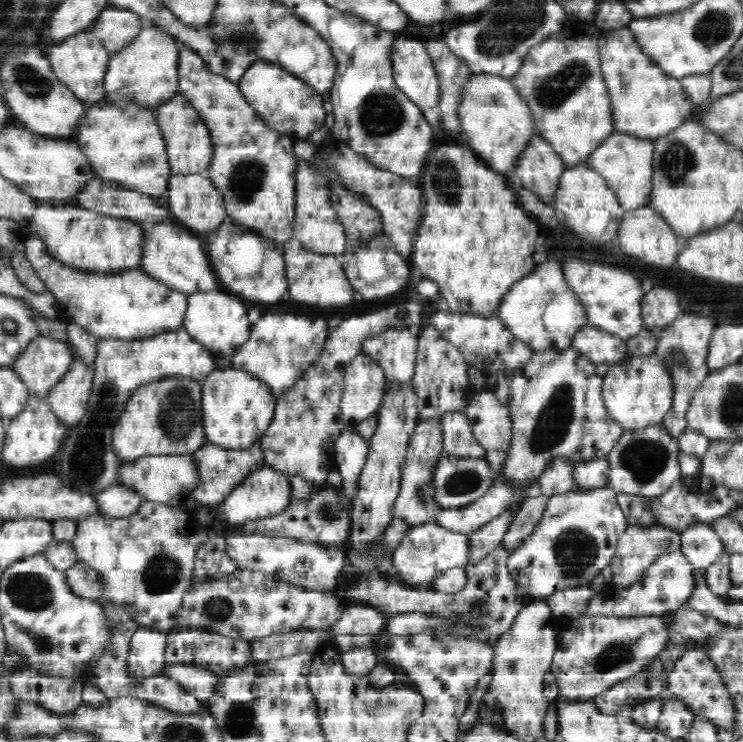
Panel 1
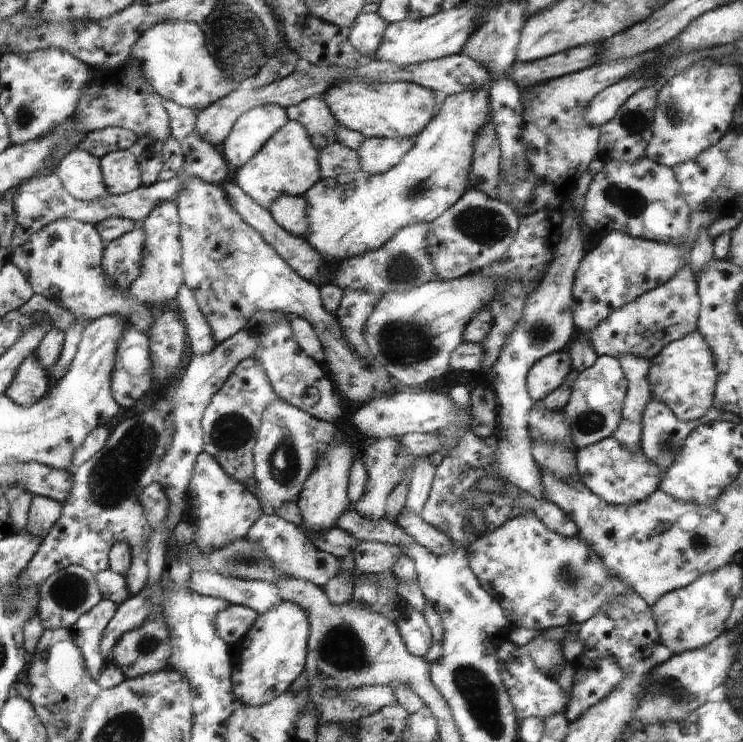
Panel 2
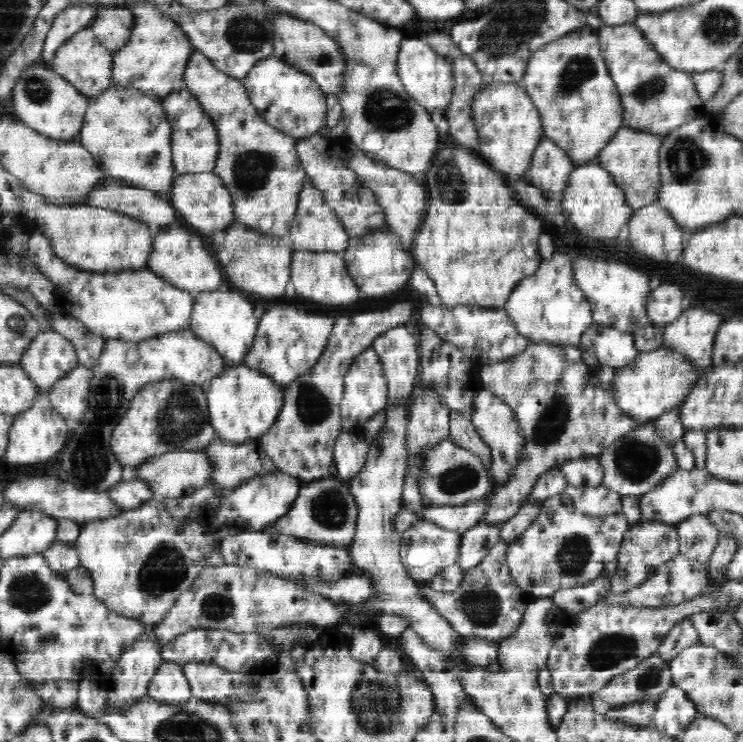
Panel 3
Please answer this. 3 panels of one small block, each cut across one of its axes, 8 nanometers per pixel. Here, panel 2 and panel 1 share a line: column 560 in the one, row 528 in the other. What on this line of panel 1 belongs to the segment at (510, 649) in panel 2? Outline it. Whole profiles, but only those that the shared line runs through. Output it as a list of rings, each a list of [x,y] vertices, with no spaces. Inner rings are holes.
[[[711,523],[692,524],[680,534],[681,552],[694,567],[710,568],[712,562],[726,550]]]

